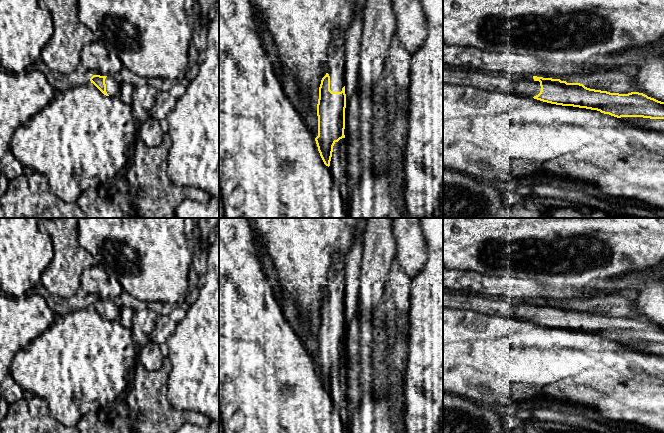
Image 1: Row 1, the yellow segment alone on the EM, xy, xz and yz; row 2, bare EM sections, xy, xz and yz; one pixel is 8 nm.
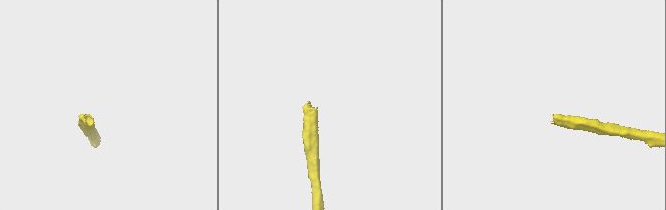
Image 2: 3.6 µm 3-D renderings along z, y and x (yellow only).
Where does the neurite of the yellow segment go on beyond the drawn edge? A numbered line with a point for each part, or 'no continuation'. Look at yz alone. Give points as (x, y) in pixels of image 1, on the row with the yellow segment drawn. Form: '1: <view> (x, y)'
1: yz (523, 86)

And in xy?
1: xy (113, 86)

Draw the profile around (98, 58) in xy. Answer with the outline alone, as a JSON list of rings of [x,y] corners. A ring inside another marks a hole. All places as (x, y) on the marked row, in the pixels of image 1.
[[[101,41],[85,45],[80,52],[81,64],[91,75],[117,77],[124,68],[118,50]]]

